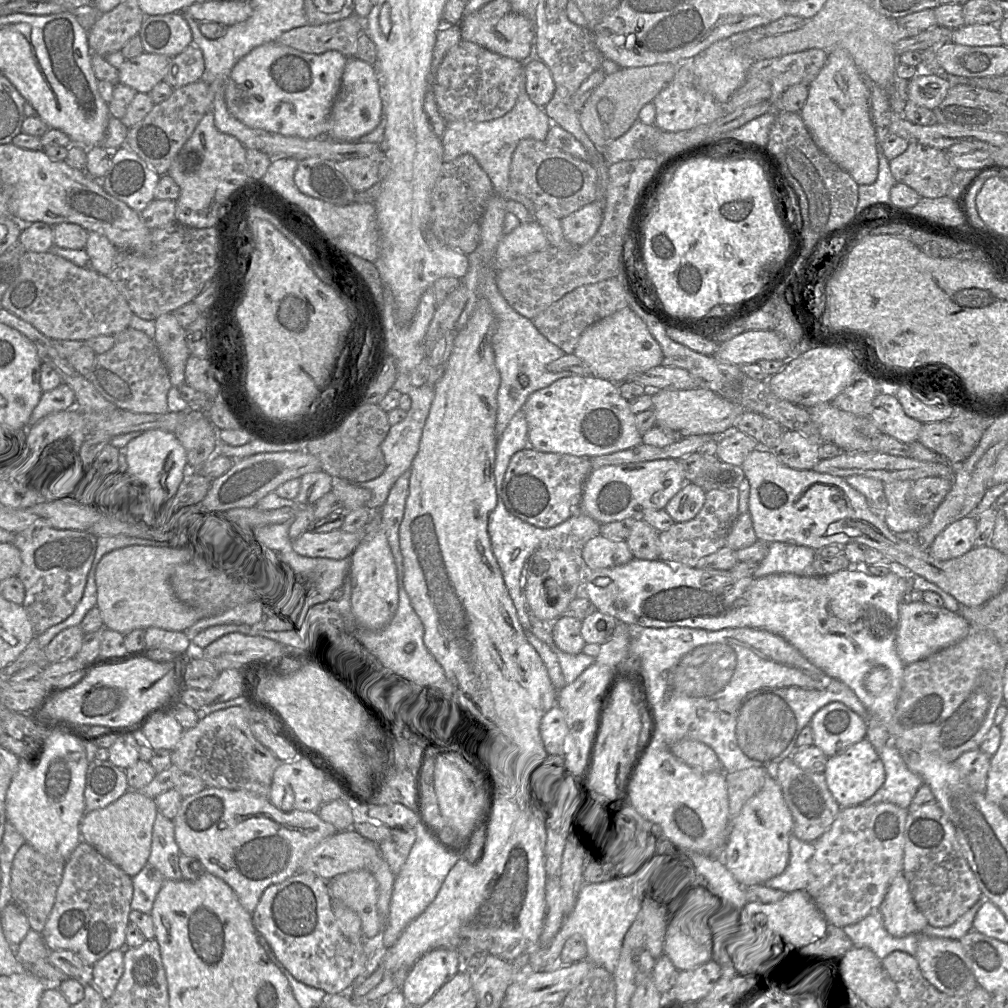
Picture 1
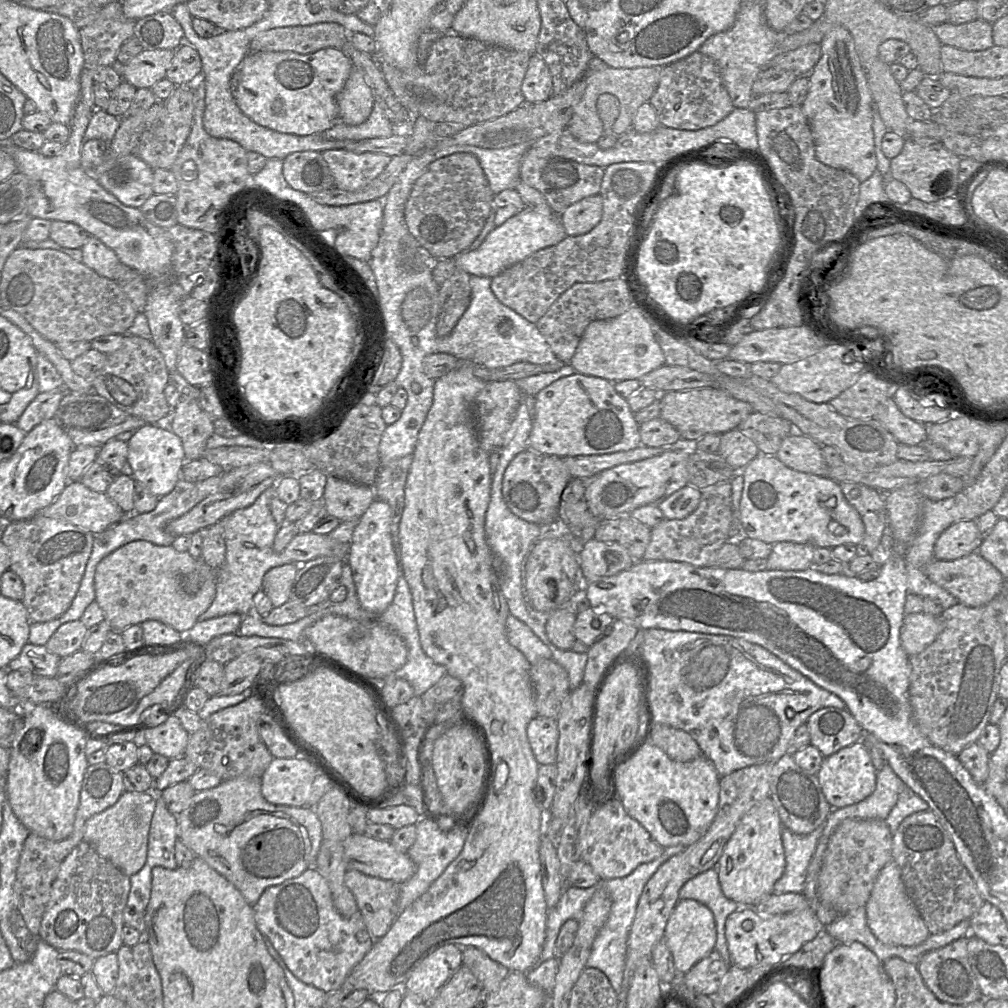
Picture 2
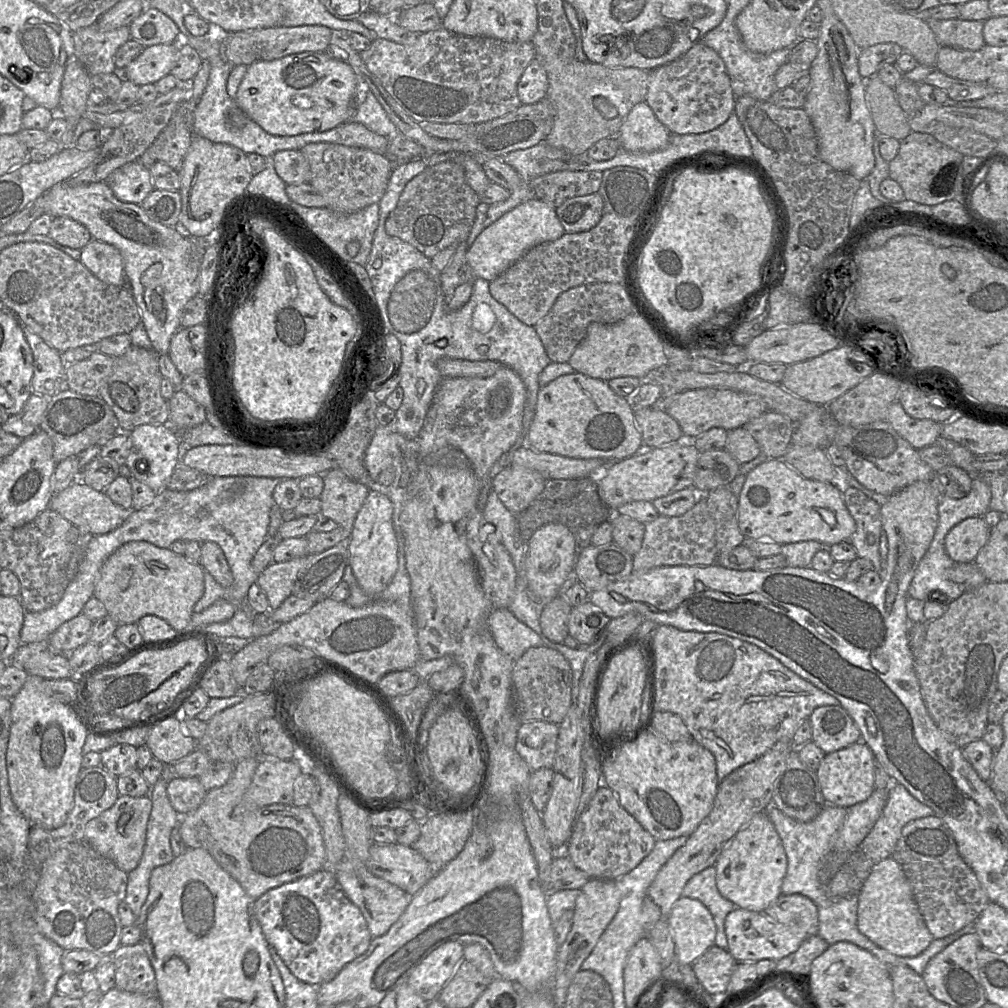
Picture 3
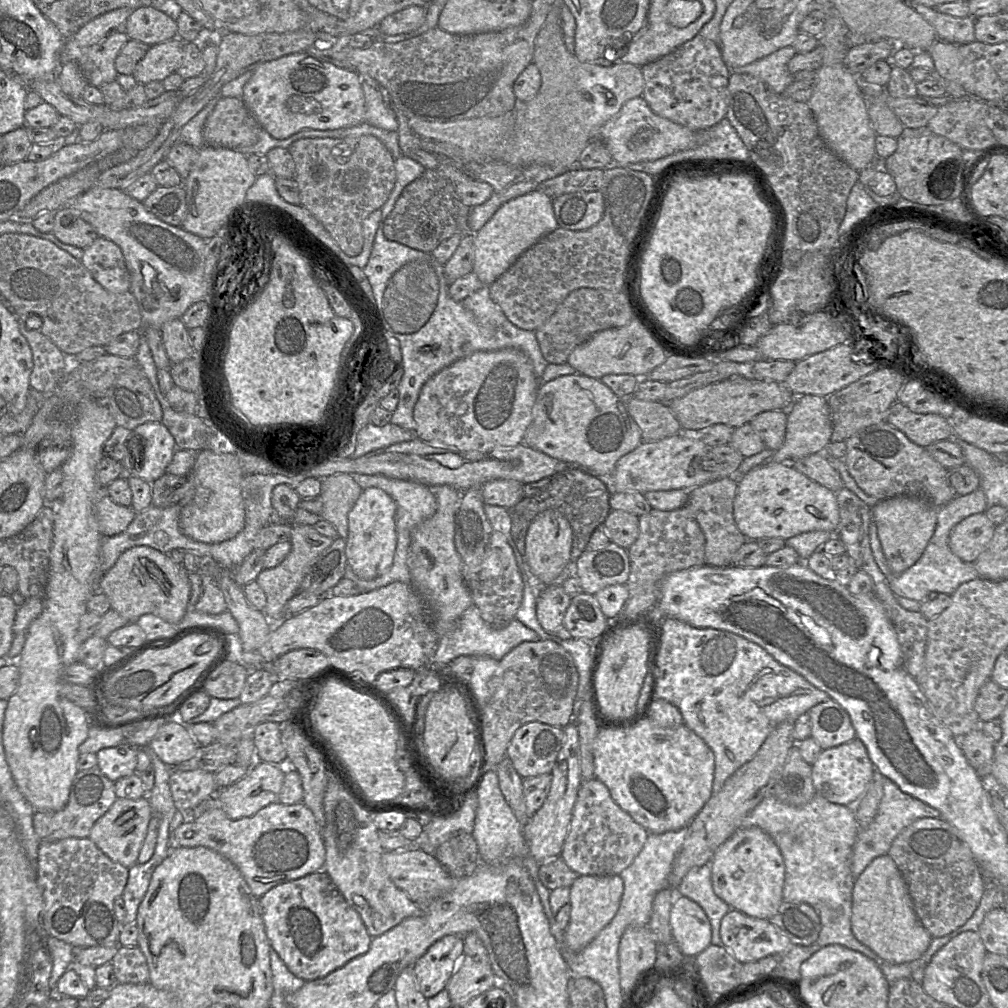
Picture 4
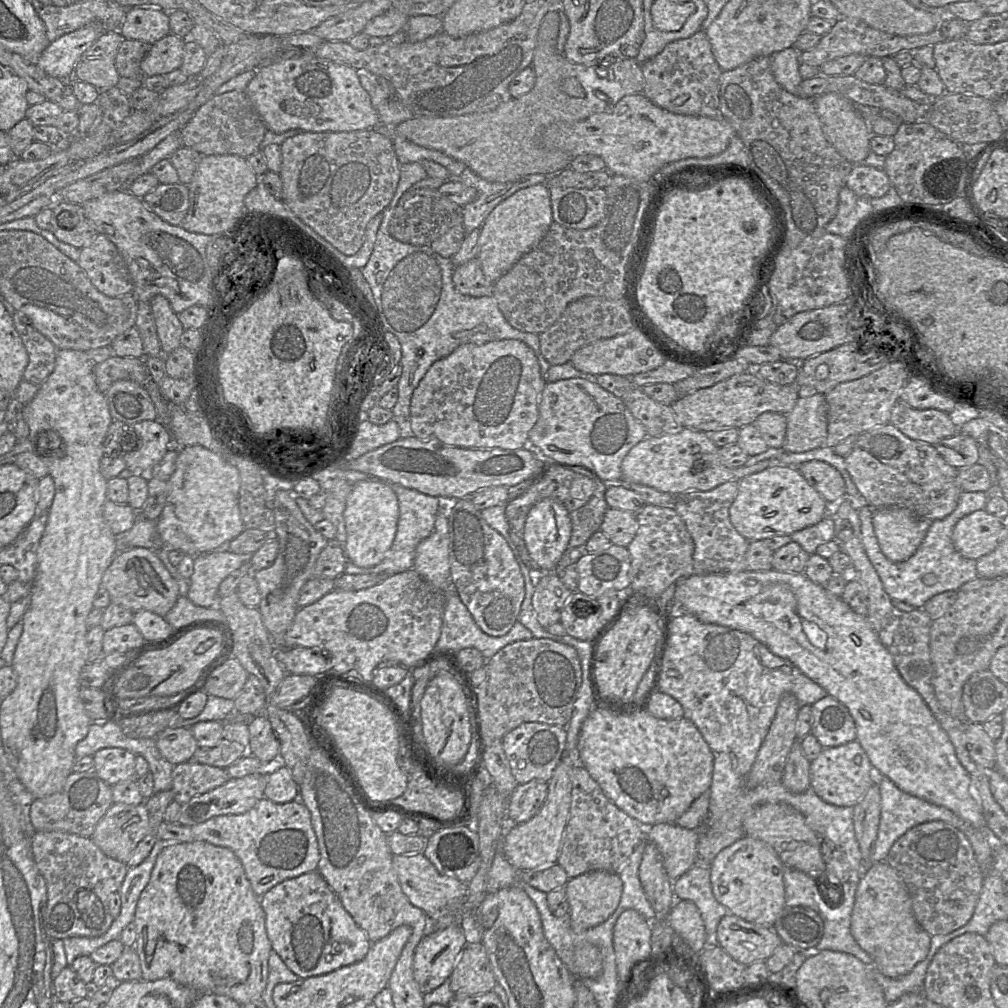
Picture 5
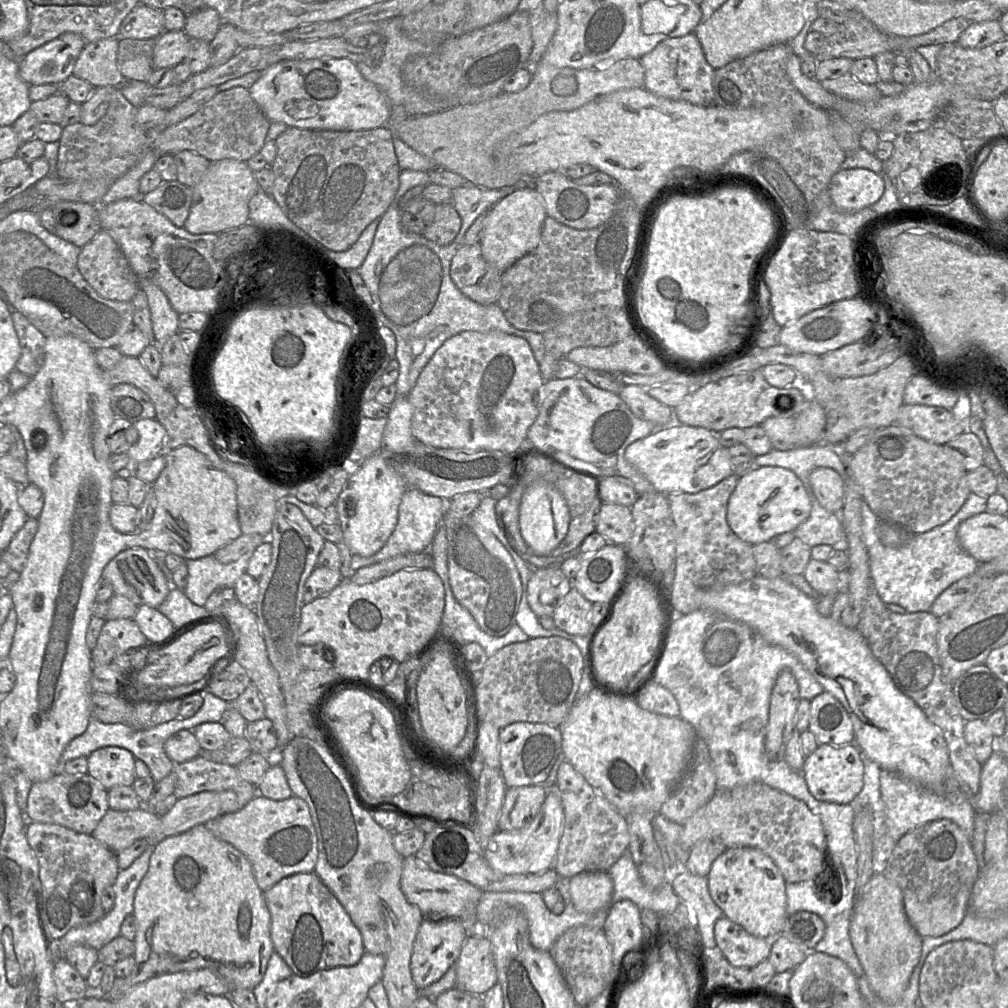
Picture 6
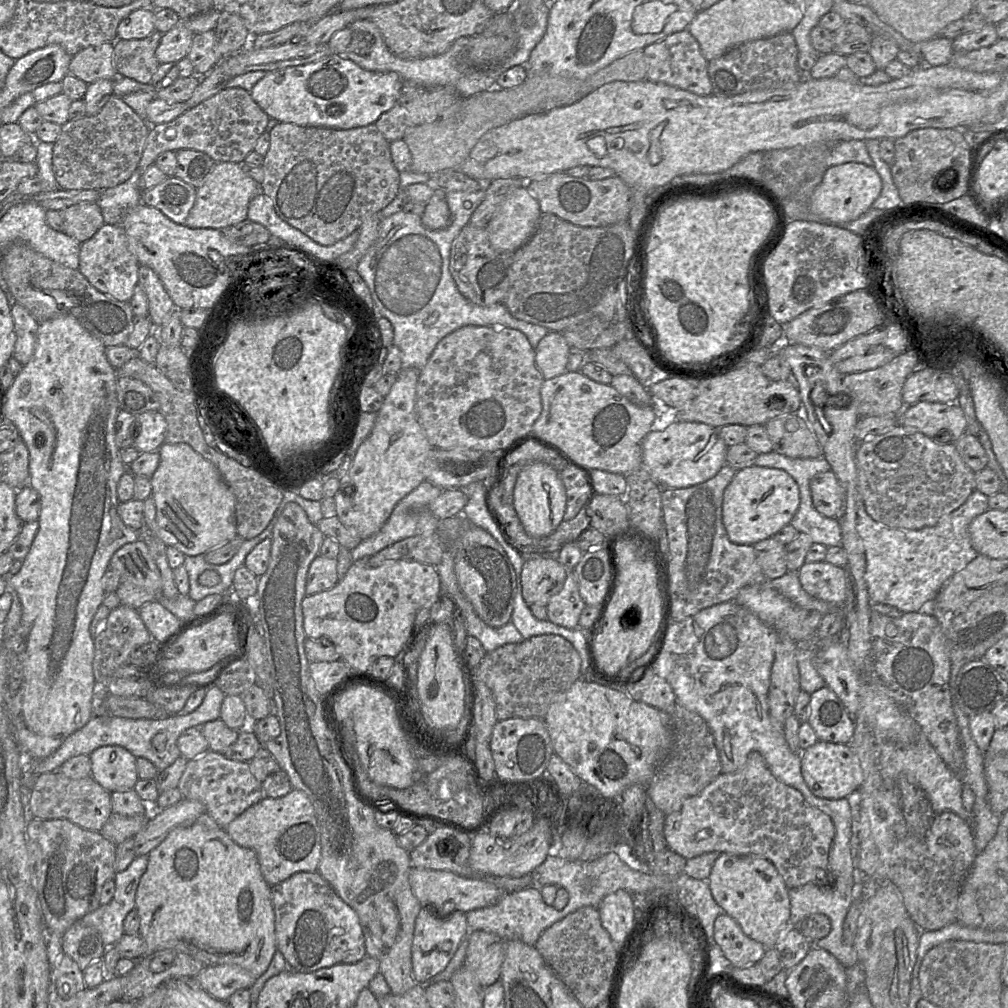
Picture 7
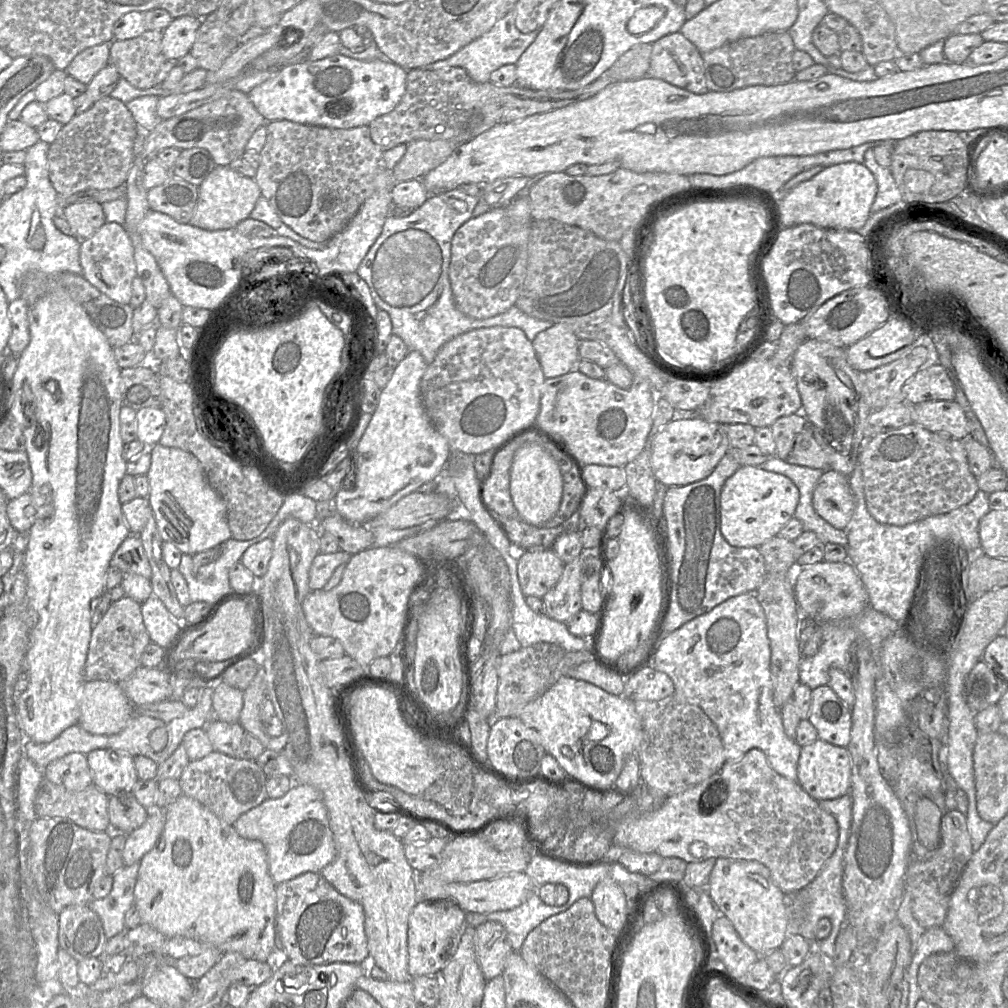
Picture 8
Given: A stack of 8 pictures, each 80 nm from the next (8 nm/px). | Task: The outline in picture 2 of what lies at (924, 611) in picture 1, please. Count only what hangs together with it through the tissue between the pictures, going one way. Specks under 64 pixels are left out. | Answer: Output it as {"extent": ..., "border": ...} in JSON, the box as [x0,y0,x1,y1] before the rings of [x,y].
{"extent":[900,612,943,657],"border":[[[924,612],[905,614],[900,630],[901,647],[909,657],[917,655],[933,643],[943,629],[940,616]]]}

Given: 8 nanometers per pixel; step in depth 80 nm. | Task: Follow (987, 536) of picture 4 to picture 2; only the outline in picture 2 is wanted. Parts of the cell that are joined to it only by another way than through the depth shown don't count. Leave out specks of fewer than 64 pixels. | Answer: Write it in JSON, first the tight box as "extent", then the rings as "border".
{"extent":[934,520,983,561],"border":[[[976,520],[954,523],[937,539],[934,558],[953,561],[965,557],[978,551],[983,537]]]}

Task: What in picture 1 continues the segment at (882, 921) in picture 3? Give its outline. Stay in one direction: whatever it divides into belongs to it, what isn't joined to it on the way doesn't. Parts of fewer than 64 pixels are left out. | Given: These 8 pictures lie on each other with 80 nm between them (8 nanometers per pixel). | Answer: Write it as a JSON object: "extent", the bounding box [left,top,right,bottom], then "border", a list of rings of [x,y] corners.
{"extent":[878,873,928,937],"border":[[[903,873],[894,878],[878,910],[884,928],[894,937],[920,934],[928,924],[914,903]]]}

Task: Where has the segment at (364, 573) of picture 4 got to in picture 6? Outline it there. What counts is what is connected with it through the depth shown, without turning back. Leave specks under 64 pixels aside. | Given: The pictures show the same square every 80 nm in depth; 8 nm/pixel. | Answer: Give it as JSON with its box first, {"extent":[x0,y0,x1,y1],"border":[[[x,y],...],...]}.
{"extent":[335,454,406,555],"border":[[[373,454],[350,475],[335,503],[344,541],[353,555],[375,555],[388,541],[398,522],[398,508],[406,484],[380,455]]]}

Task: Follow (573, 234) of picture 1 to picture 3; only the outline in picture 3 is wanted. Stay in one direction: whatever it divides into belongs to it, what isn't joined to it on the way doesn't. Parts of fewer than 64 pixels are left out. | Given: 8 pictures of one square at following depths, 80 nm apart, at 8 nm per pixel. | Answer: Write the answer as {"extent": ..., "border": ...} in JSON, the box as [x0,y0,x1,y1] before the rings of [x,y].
{"extent":[555,191,603,233],"border":[[[597,191],[569,198],[555,212],[565,232],[577,233],[595,227],[602,217],[602,209],[603,199]]]}

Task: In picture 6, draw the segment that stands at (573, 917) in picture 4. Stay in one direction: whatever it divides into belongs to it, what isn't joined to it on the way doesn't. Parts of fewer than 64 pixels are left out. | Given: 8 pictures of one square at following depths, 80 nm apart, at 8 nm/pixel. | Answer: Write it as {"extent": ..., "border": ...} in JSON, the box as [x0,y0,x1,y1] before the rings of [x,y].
{"extent":[570,871,613,912],"border":[[[607,871],[580,872],[570,879],[571,900],[580,912],[595,912],[607,905],[613,890],[613,880]]]}

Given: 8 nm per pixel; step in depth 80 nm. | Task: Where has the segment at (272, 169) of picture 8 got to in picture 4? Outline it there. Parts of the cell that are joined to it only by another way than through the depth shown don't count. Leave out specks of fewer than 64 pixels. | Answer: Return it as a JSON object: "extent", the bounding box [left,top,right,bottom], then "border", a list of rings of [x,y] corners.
{"extent":[288,135,396,256],"border":[[[372,135],[348,138],[302,138],[288,150],[295,164],[300,204],[328,231],[333,240],[348,256],[357,256],[363,247],[362,223],[374,210],[381,209],[396,181],[395,159],[384,144]]]}

